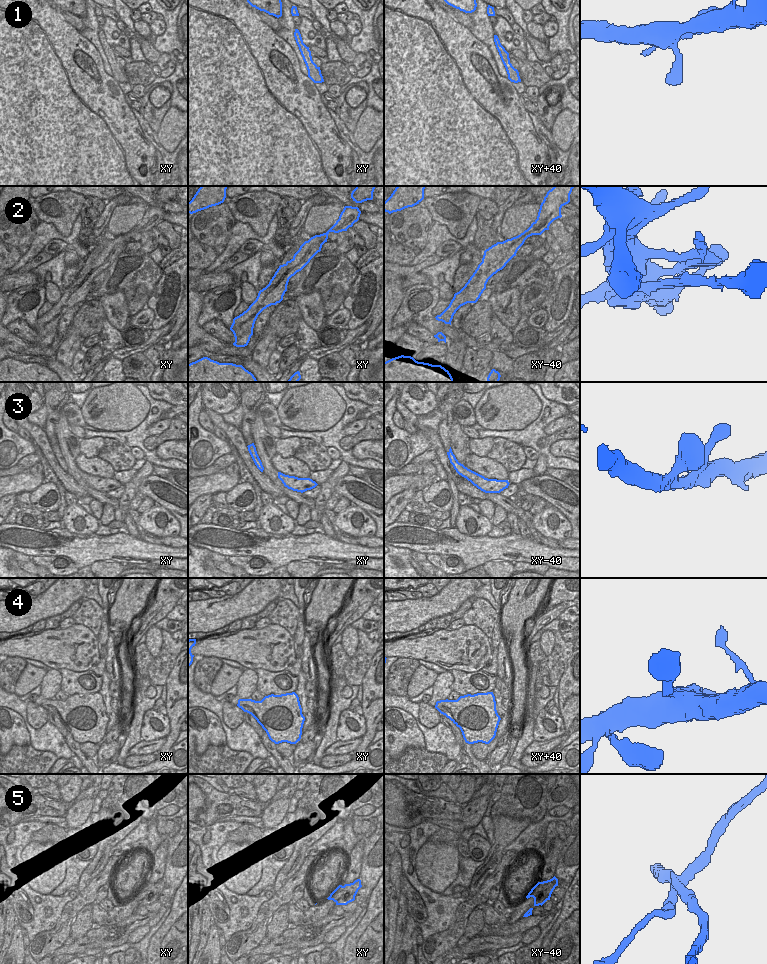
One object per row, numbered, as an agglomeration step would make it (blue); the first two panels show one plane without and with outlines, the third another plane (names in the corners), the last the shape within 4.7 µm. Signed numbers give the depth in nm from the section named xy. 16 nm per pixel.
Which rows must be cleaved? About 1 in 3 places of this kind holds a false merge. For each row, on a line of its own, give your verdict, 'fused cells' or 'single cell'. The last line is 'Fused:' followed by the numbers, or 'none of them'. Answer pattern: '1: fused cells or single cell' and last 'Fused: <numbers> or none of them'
1: single cell
2: fused cells
3: single cell
4: single cell
5: fused cells
Fused: 2, 5

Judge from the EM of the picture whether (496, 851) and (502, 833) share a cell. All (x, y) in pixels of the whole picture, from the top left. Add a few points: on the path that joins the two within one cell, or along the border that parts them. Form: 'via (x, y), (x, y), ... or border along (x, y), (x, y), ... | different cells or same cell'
via (497, 847), (502, 837) | same cell

